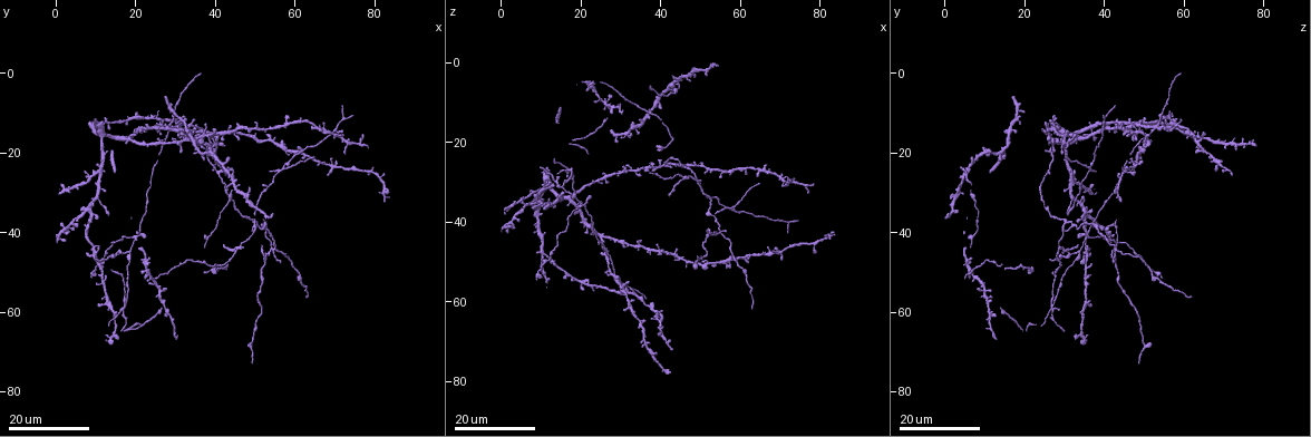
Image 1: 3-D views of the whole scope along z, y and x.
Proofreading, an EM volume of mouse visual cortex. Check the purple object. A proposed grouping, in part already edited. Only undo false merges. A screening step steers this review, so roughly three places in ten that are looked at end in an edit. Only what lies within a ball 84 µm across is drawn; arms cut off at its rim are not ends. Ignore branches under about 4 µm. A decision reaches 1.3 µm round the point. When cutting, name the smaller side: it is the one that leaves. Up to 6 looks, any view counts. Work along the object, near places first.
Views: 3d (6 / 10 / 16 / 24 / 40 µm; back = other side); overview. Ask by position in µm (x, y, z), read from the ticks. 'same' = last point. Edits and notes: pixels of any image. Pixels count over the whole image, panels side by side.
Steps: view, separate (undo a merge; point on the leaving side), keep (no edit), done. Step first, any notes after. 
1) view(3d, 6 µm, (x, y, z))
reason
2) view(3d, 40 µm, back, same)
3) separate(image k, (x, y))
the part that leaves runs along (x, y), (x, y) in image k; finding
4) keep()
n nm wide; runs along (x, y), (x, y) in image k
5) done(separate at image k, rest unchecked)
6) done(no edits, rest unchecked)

view(3d, 24 µm, (45.5, 44.0, 29.0))
looks like a crossing

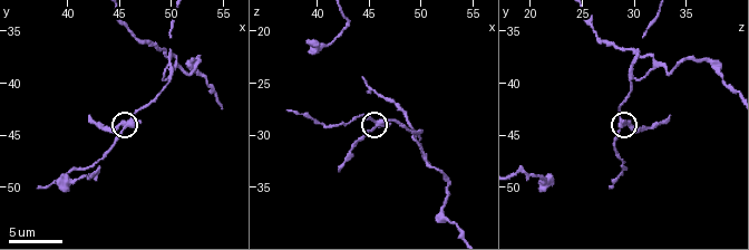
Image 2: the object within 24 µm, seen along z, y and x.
view(3d, 10 µm, (46.0, 44.0, 28.8))

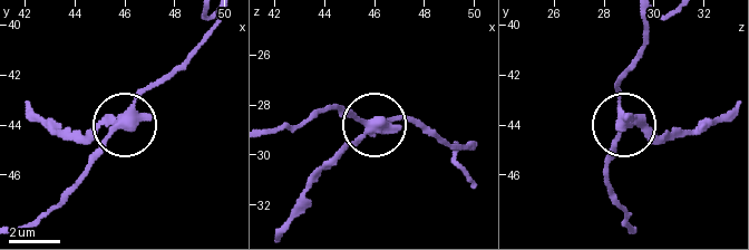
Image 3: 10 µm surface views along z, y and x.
separate(image 3, (96, 133))
4 arms; the part that leaves runs along (371, 126), (309, 189), (288, 227) in image 3; two neurons meet here

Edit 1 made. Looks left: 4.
view(3d, 16 µm, (32.0, 16.0, 26.5))
two arms in line, one across

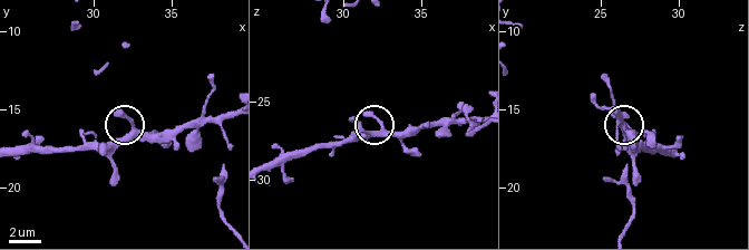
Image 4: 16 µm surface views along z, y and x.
view(3d, 10 µm, (32.6, 16.2, 26.8))
closer look

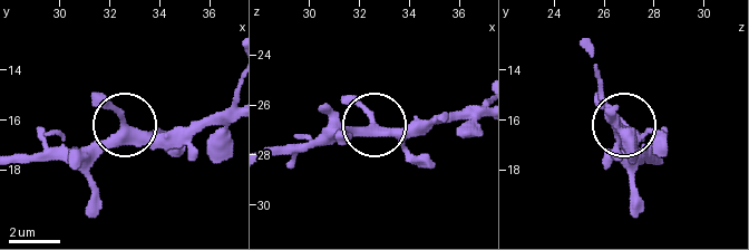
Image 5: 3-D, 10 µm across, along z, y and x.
keep()
3 arms; continuous, no second neuron

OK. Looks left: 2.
view(3d, 24 µm, (10.5, 31.5, 32.0))

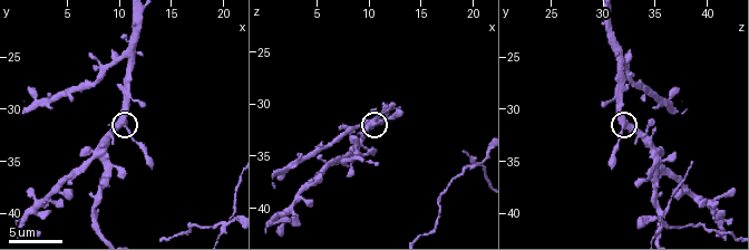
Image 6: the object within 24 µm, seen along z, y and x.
view(3d, 6 µm, (10.4, 31.6, 32.2))

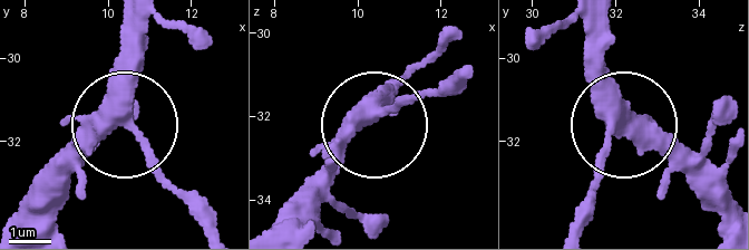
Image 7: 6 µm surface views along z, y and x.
separate(image 7, (190, 192))
side arm 5 µm; the part that leaves runs along (144, 150), (197, 221) in image 7; two neurons meet here

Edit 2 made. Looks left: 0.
done(separate at image 3, separate at image 7, rest unchecked)

